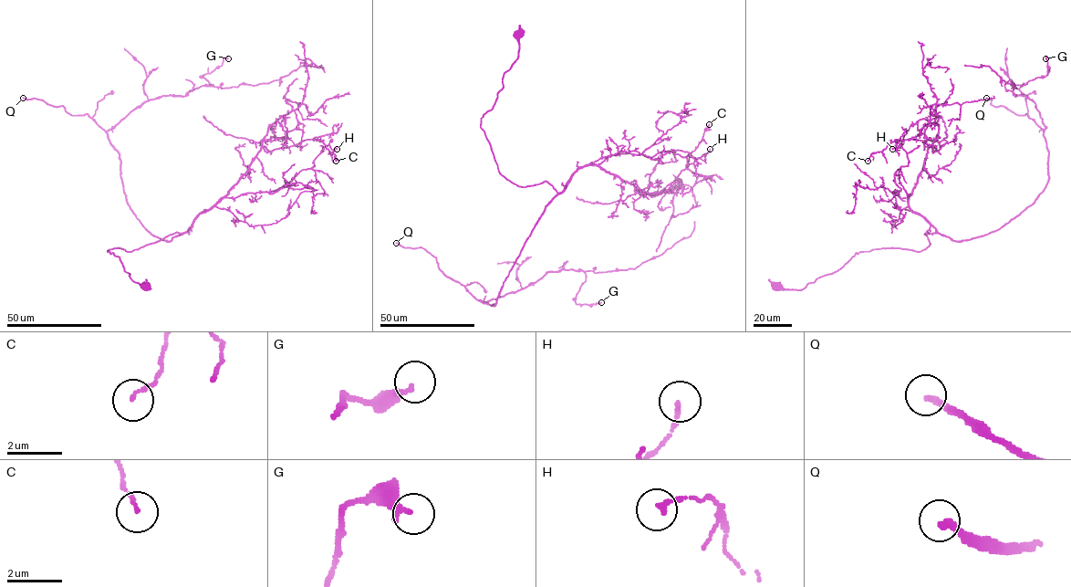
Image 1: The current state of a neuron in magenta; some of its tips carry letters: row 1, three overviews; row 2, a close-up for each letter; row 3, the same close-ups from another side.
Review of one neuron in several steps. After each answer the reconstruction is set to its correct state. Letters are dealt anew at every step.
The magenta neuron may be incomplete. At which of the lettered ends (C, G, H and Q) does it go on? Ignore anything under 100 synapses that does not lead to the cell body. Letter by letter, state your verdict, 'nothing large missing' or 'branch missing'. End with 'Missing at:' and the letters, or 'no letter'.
C: nothing large missing
G: nothing large missing
H: nothing large missing
Q: branch missing
Missing at: Q

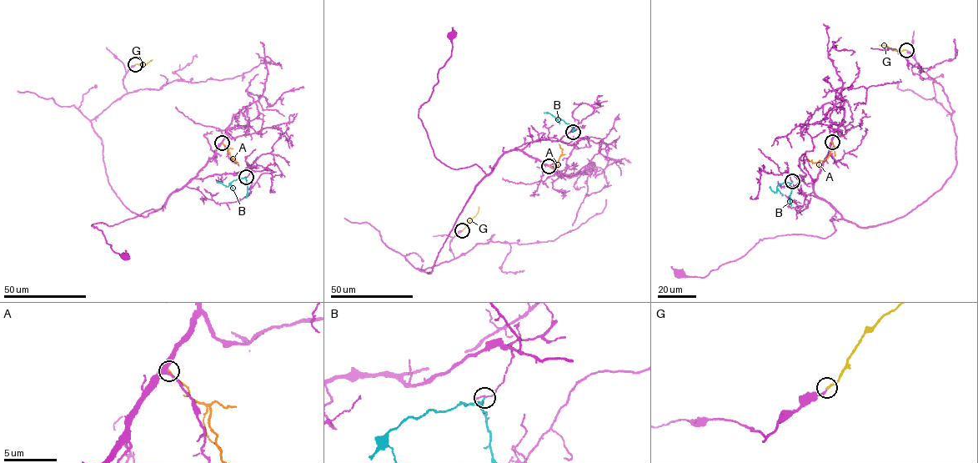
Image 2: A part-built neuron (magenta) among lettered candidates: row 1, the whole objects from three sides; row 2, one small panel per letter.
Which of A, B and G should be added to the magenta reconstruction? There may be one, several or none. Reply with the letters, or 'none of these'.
G

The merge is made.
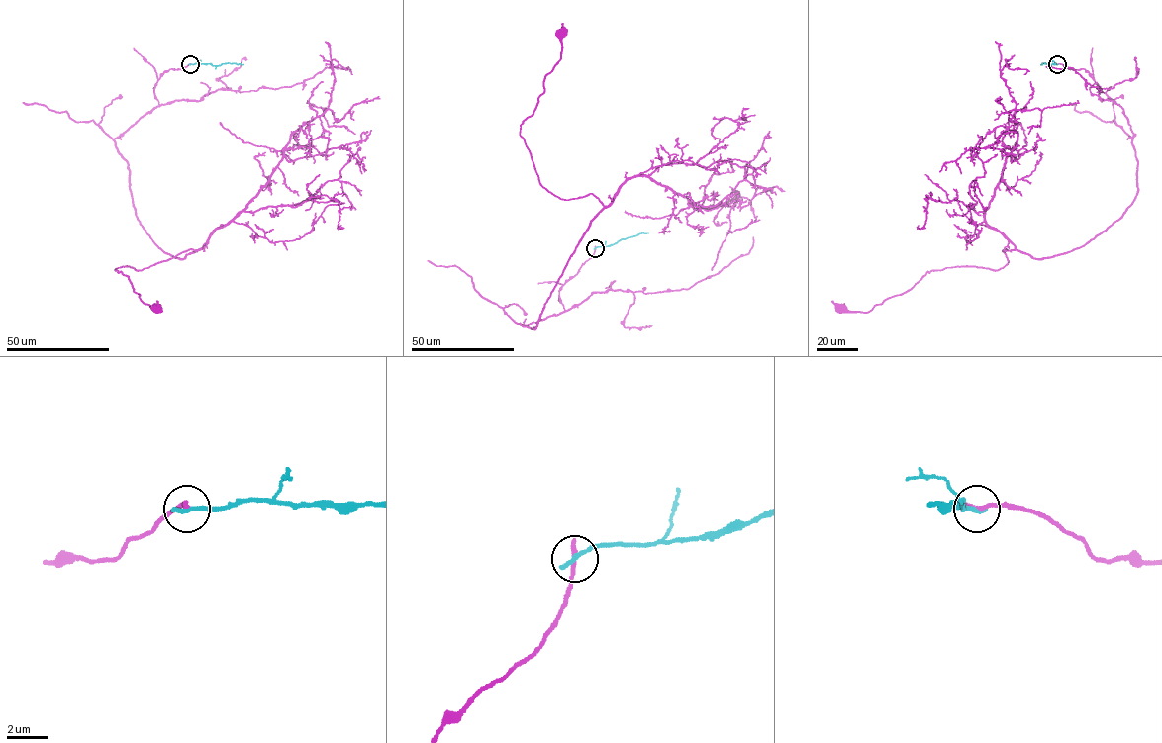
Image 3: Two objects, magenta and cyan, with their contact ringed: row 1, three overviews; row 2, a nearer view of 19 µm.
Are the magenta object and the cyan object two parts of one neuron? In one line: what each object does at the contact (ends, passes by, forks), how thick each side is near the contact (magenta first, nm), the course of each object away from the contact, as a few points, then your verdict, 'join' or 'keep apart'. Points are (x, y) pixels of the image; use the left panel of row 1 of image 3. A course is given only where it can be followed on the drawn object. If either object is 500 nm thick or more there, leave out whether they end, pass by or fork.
magenta ends; cyan ends; calibres 260 and 280 nm; course magenta (190, 64), (163, 72), (159, 105), (114, 139), (145, 232), (175, 257), (199, 249), (115, 269), (158, 308); course cyan (190, 64), (243, 64); keep apart

